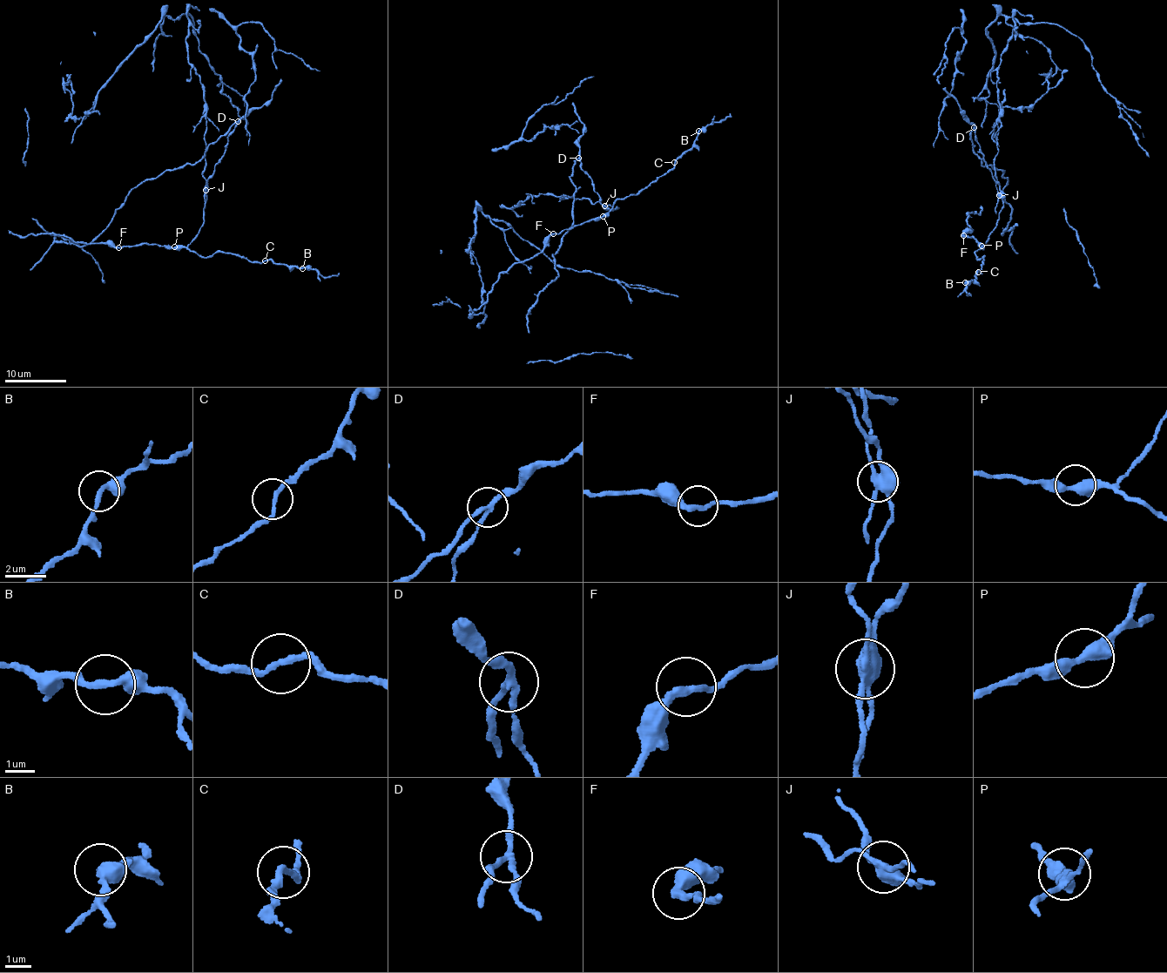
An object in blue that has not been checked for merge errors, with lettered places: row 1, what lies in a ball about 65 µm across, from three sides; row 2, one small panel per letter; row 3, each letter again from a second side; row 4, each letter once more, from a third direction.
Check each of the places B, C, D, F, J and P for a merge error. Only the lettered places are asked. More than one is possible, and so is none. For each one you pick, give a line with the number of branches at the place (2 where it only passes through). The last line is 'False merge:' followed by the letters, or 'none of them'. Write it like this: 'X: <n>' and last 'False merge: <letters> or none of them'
B: 2
D: 3
J: 4
False merge: B, D, J

